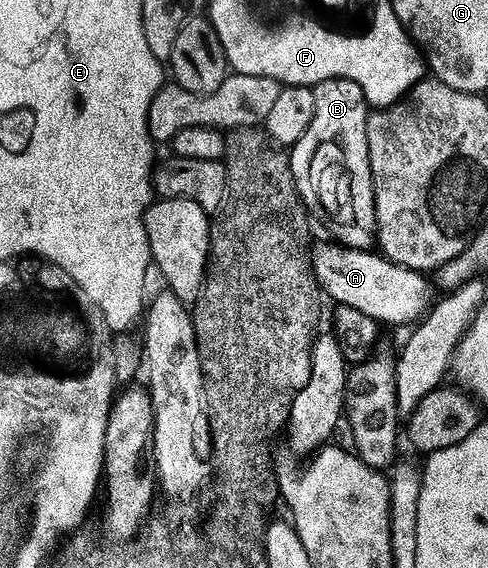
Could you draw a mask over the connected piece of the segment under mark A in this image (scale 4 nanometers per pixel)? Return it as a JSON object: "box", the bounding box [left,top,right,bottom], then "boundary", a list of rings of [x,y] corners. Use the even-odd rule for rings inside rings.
{"box":[311,241,435,326],"boundary":[[[325,241],[322,245],[317,245],[314,249],[311,249],[311,268],[313,271],[314,278],[319,286],[320,292],[323,294],[326,293],[327,296],[333,300],[333,303],[337,305],[346,305],[347,307],[353,307],[358,311],[363,311],[365,316],[370,316],[371,319],[380,323],[382,326],[385,325],[405,325],[408,321],[410,323],[416,322],[418,319],[425,317],[425,315],[429,312],[431,306],[435,301],[435,294],[433,295],[434,286],[431,284],[429,286],[429,281],[424,272],[418,271],[416,269],[409,269],[405,265],[399,265],[394,262],[387,260],[387,258],[382,257],[380,252],[377,251],[368,251],[366,249],[346,249],[344,245],[340,243],[332,243]]]}

